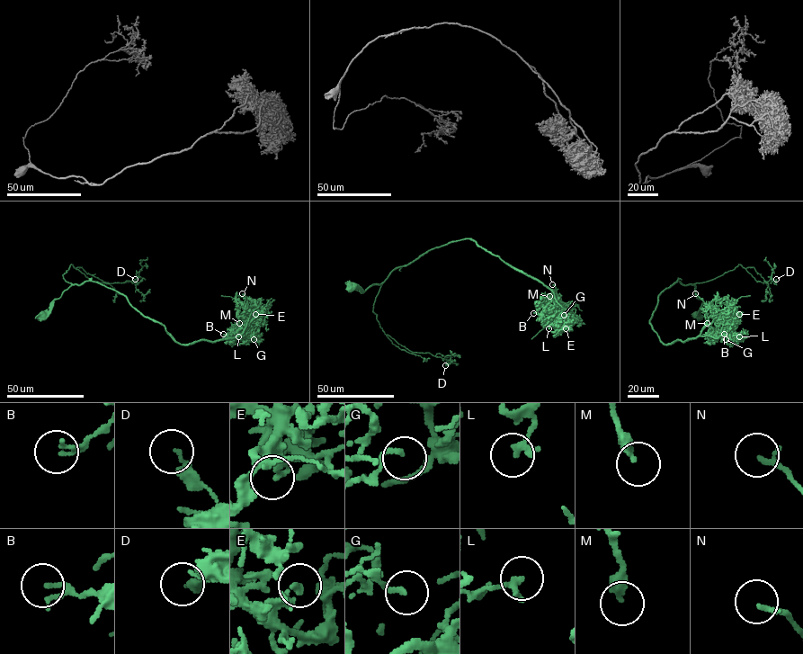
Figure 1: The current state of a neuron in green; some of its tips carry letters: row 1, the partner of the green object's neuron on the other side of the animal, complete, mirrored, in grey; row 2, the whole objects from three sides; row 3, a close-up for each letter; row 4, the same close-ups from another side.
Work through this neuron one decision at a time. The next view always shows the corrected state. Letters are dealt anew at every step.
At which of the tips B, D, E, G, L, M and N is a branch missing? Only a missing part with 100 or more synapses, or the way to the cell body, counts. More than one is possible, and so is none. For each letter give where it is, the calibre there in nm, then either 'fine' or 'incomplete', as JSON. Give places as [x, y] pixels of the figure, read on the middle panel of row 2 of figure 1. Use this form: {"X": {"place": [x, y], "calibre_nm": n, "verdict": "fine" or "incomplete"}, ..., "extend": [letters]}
{"B": {"place": [533, 313], "calibre_nm": 110, "verdict": "fine"}, "D": {"place": [445, 365], "calibre_nm": 240, "verdict": "fine"}, "E": {"place": [566, 328], "calibre_nm": 240, "verdict": "fine"}, "G": {"place": [564, 315], "calibre_nm": 160, "verdict": "fine"}, "L": {"place": [548, 328], "calibre_nm": 240, "verdict": "fine"}, "M": {"place": [549, 296], "calibre_nm": 320, "verdict": "incomplete"}, "N": {"place": [552, 284], "calibre_nm": 190, "verdict": "fine"}, "extend": ["M"]}

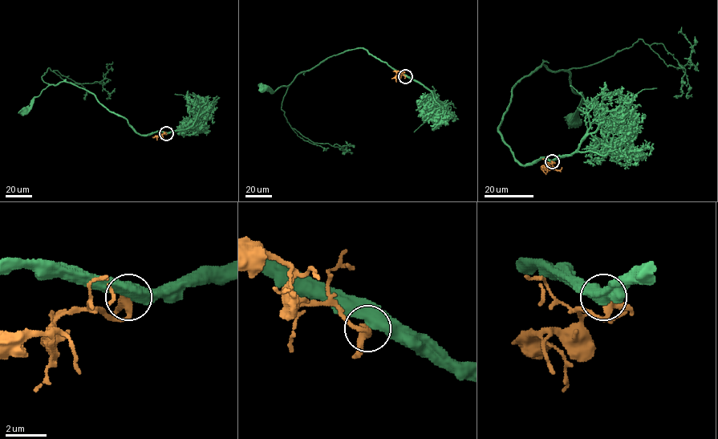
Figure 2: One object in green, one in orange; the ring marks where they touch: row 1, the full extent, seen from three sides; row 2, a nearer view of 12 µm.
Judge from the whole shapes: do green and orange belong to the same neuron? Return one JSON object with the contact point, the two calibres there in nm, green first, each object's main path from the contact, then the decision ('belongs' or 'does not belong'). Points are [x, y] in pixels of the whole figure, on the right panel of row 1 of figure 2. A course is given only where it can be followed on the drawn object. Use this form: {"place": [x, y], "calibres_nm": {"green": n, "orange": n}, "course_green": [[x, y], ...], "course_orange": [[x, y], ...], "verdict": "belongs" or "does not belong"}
{"place": [552, 161], "calibres_nm": {"green": 550, "orange": 380}, "course_green": [[551, 161], [521, 164], [499, 134], [512, 89], [541, 65], [566, 71], [571, 88], [582, 96], [572, 120]], "course_orange": [[551, 161], [543, 169], [550, 170], [553, 168], [560, 170], [561, 167]], "verdict": "does not belong"}

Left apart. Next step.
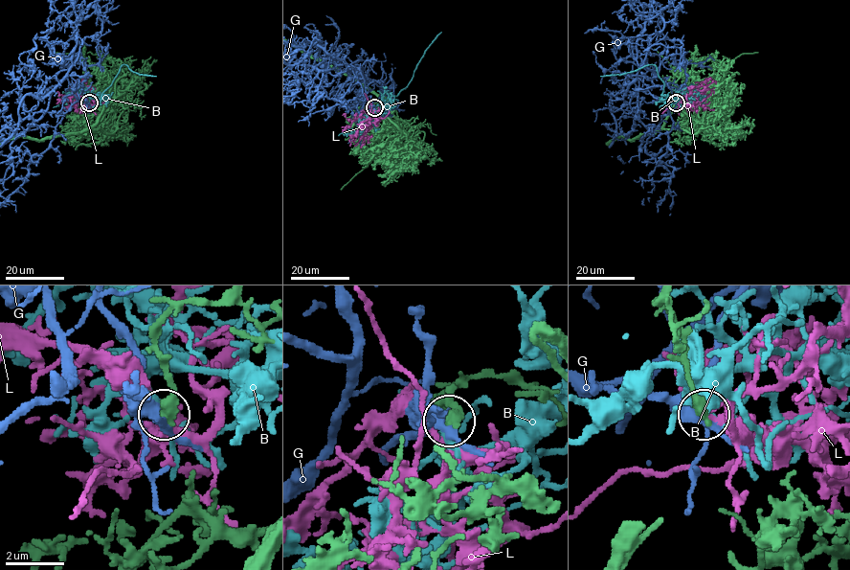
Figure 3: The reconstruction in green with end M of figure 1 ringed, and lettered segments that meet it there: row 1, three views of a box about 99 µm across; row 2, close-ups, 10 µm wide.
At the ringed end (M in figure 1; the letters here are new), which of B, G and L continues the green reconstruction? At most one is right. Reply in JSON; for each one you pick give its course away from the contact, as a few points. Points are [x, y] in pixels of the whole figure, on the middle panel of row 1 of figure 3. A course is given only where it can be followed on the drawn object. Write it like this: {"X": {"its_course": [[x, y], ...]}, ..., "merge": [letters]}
{"L": {"its_course": [[374, 107], [379, 110], [380, 118], [363, 134], [365, 143], [361, 148]]}, "merge": ["L"]}

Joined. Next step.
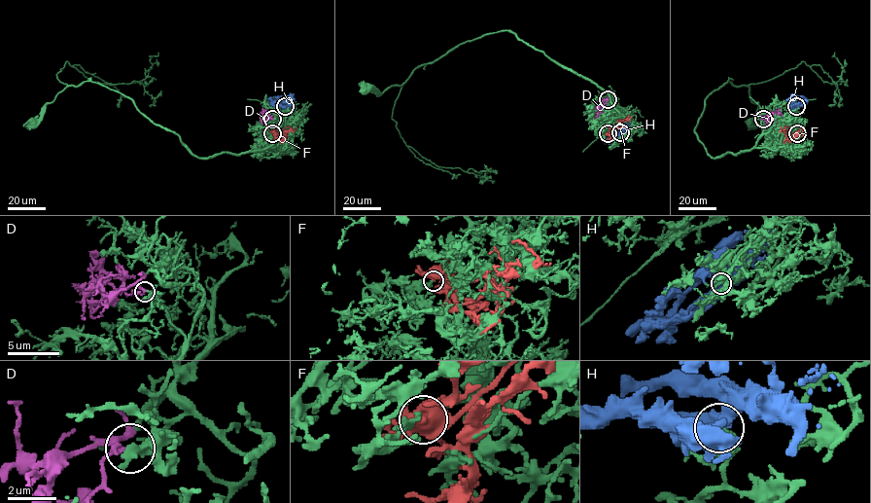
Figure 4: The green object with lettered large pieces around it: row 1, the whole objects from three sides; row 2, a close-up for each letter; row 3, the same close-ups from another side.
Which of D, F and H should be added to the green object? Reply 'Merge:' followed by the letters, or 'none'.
Merge: D

